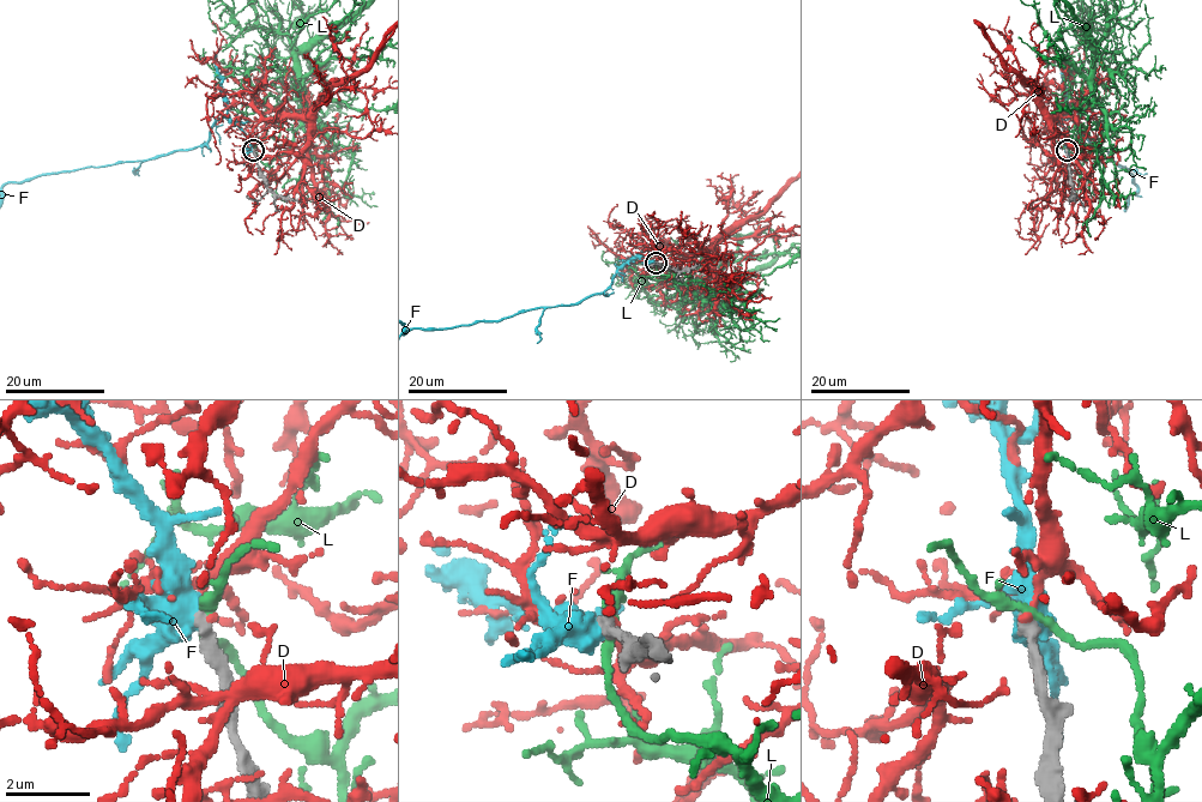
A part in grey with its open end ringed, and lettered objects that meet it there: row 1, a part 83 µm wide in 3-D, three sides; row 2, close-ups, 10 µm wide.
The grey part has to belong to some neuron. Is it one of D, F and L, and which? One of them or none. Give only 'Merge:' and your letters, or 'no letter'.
Merge: F

